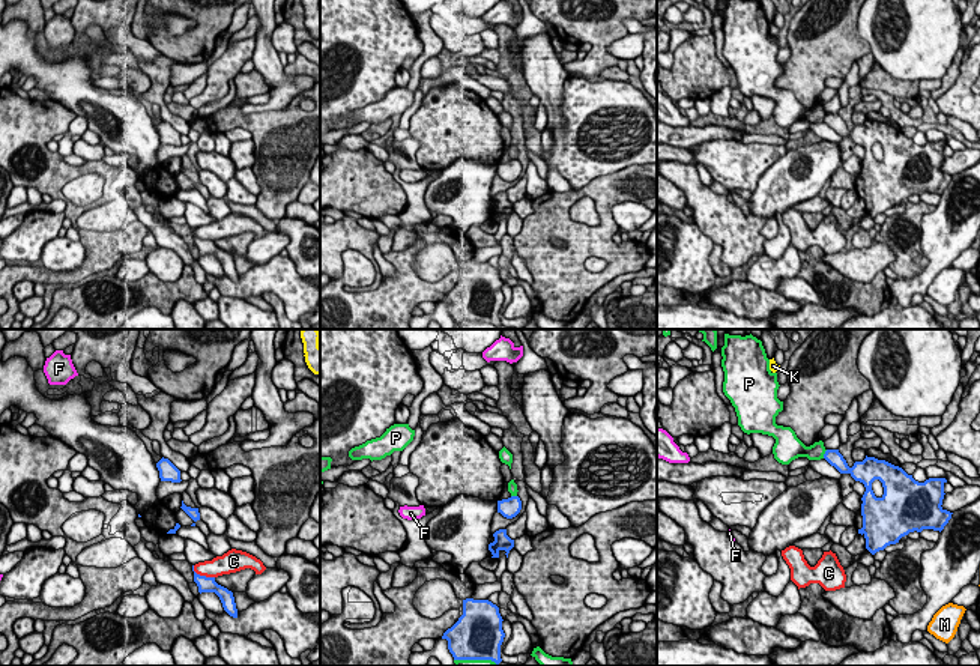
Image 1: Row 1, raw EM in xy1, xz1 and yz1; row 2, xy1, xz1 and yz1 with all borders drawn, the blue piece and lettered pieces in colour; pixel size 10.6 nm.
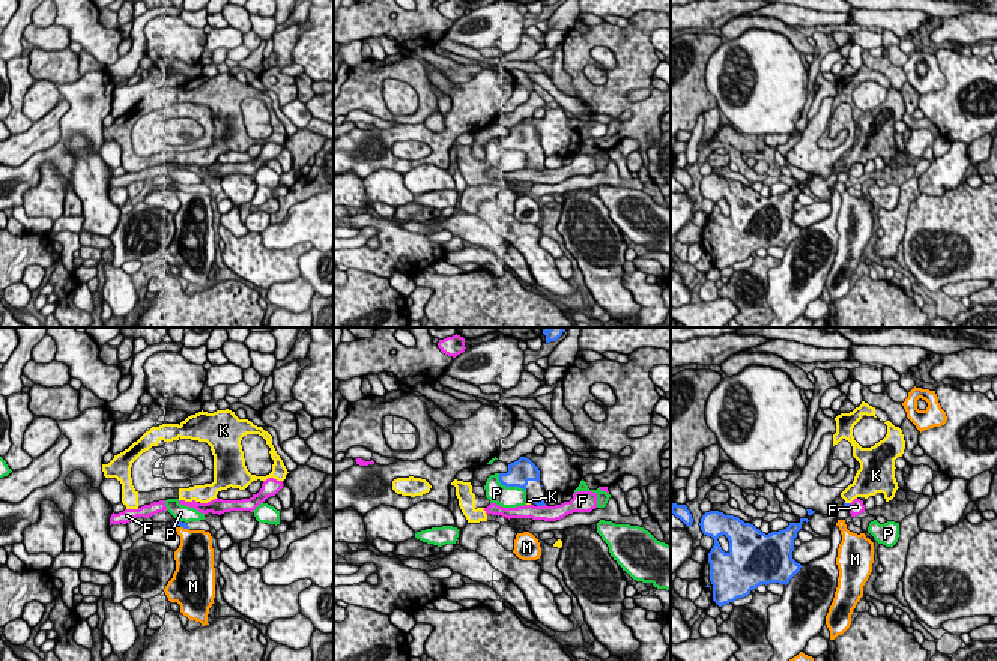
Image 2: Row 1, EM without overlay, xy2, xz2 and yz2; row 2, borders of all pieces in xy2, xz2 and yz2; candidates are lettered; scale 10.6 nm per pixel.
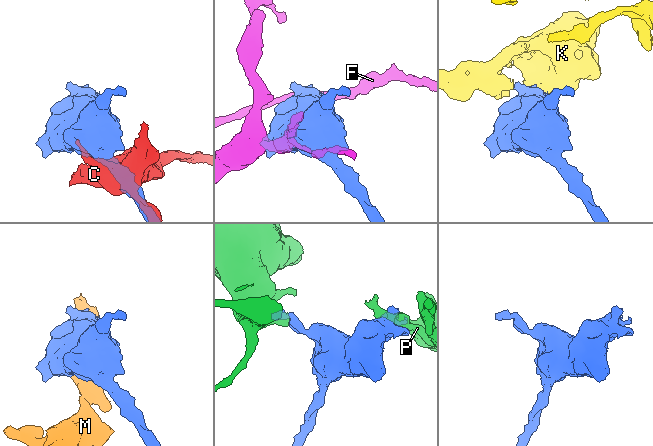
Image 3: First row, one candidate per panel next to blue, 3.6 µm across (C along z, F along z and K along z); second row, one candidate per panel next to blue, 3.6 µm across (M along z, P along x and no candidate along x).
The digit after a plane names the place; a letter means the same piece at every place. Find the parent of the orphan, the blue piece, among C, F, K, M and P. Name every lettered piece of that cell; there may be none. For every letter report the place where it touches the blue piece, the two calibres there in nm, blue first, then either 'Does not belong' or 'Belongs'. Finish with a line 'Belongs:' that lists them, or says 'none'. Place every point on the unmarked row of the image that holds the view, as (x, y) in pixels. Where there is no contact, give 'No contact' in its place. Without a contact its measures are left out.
C: Touches blue at xy1 (202, 239). Thickness 160 nm (blue) against 200 nm. Does not belong
F: Touches blue at xz2 (540, 169). Thickness 60 nm (blue) against 160 nm. Does not belong
K: Touches blue at yz2 (847, 167). Thickness 60 nm (blue) against 240 nm. Belongs
M: Touches blue at xy2 (185, 191). Thickness 60 nm (blue) against 360 nm. Does not belong
P: Touches blue at xz2 (509, 149). Thickness 260 nm (blue) against 220 nm. Does not belong
Belongs: K

